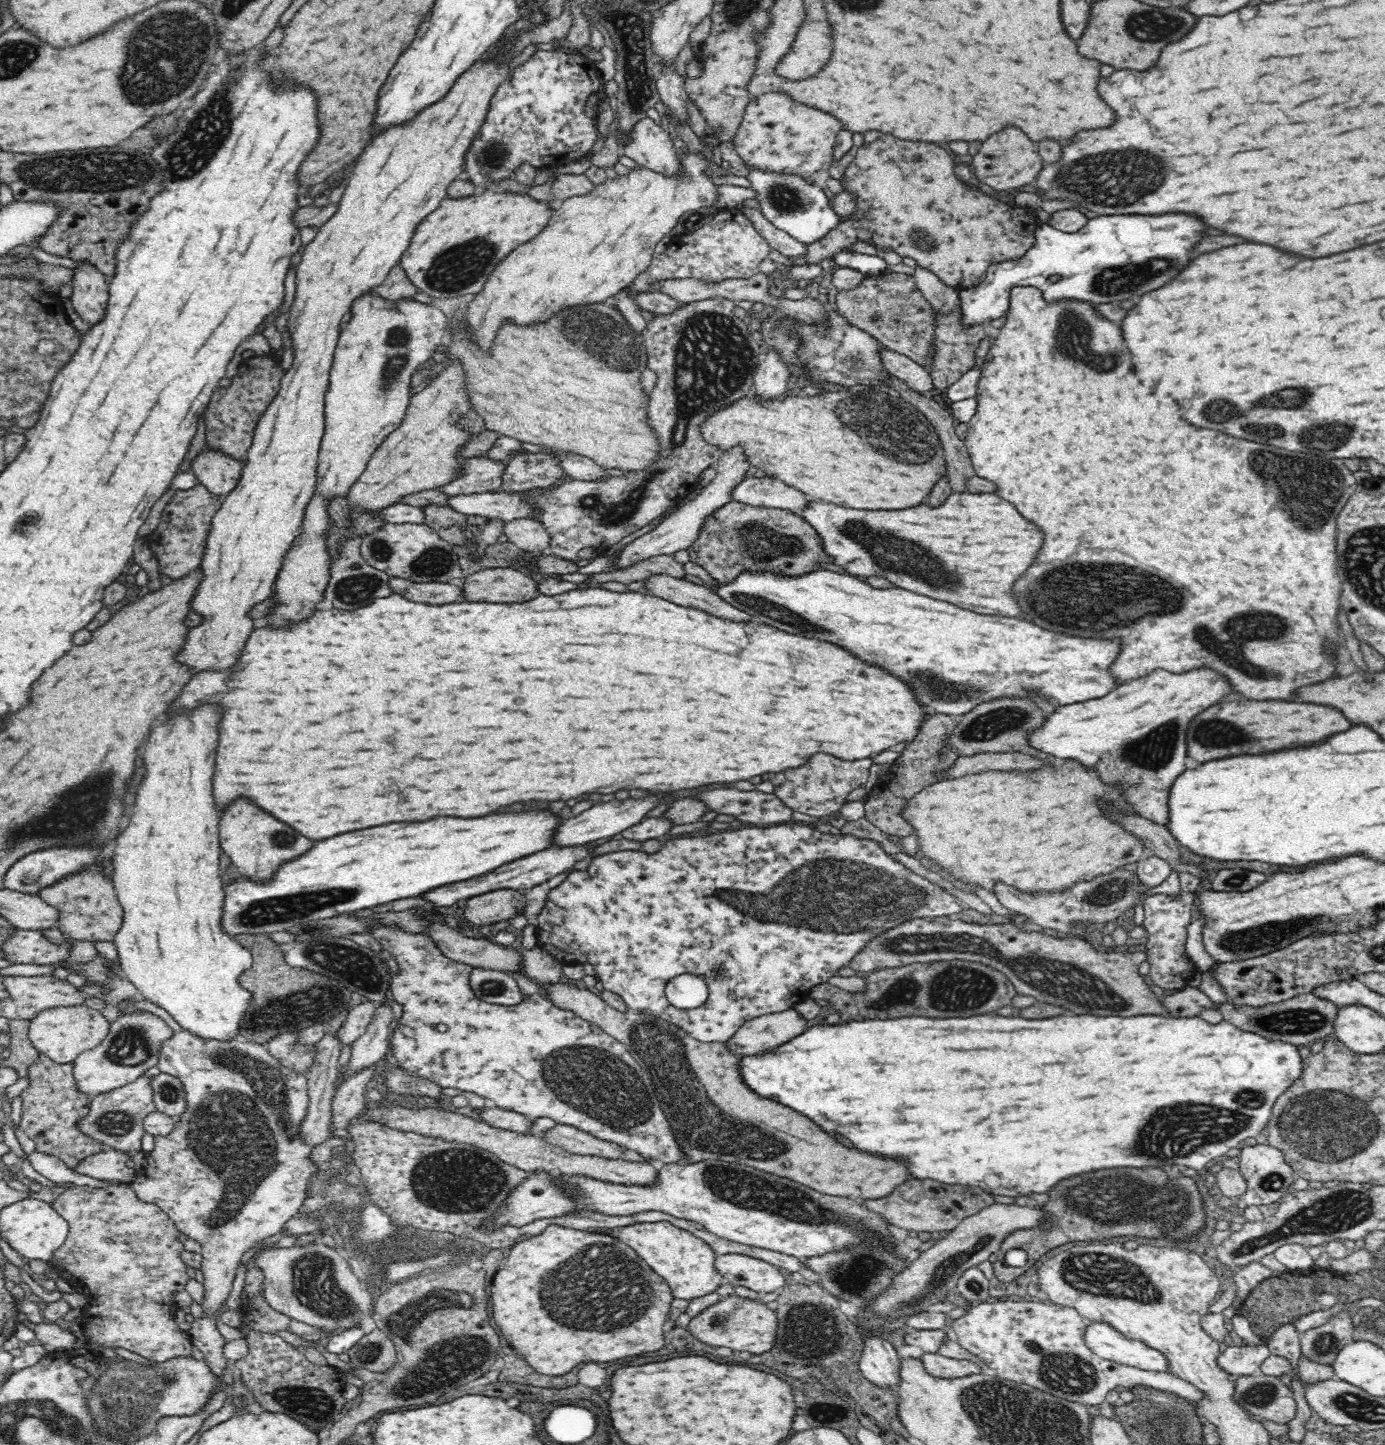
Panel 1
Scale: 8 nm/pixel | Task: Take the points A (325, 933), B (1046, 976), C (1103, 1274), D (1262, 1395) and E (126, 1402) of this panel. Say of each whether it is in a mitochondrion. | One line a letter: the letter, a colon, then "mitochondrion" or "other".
A: mitochondrion
B: mitochondrion
C: mitochondrion
D: mitochondrion
E: mitochondrion

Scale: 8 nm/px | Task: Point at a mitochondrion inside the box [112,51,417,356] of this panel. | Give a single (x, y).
(197, 145)

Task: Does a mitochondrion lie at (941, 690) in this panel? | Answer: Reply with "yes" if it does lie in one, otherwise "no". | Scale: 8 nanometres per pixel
yes

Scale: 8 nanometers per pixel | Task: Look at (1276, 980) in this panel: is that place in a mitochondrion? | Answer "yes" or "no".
no

